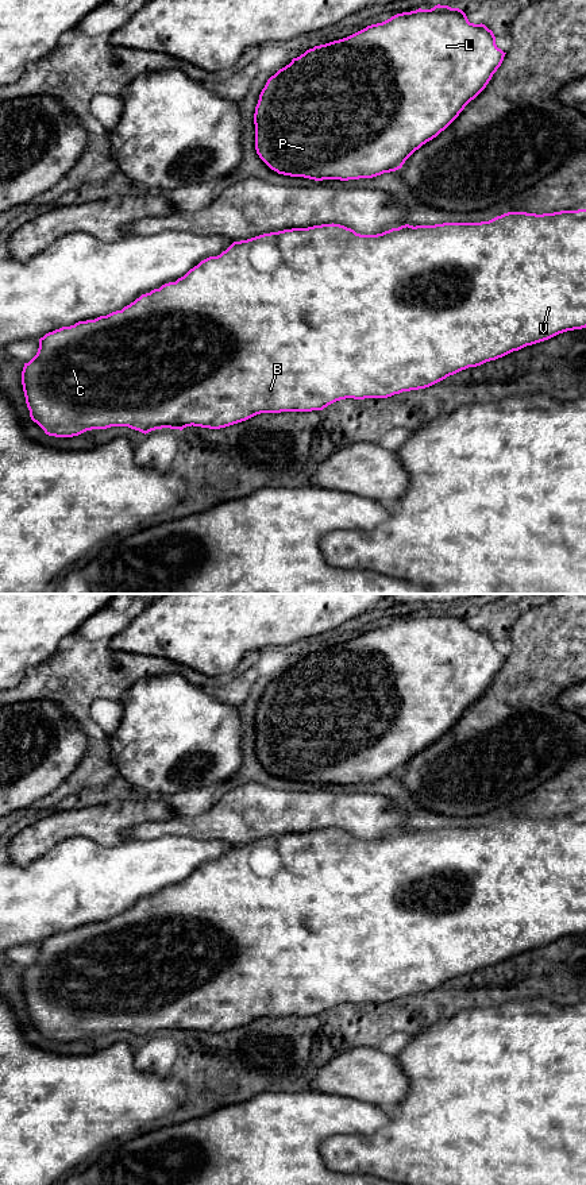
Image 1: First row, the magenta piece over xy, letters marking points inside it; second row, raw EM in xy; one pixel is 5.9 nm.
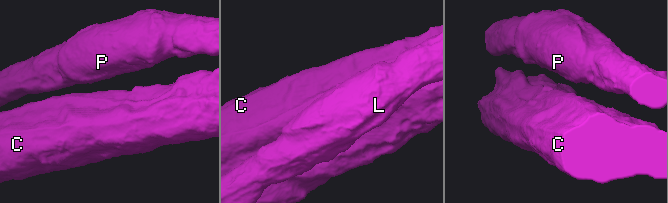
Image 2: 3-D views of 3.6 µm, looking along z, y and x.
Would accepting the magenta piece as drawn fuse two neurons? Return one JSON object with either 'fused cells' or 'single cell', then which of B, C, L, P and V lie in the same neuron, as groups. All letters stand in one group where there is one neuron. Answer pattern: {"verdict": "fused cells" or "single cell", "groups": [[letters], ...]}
{"verdict": "single cell", "groups": [["B", "C", "L", "P", "V"]]}

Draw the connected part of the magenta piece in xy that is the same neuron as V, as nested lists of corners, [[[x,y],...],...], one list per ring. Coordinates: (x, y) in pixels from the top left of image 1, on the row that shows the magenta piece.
[[[586,209],[543,215],[508,212],[481,223],[405,224],[377,235],[361,235],[332,223],[234,242],[220,255],[201,260],[176,282],[142,294],[122,310],[46,333],[39,339],[36,355],[24,363],[22,385],[31,420],[49,436],[73,437],[111,426],[128,426],[144,435],[162,428],[182,431],[192,425],[220,429],[261,413],[323,410],[346,398],[388,398],[425,389],[469,367],[582,328],[586,328]]]

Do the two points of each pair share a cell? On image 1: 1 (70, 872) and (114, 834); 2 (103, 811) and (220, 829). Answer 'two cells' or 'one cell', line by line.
1: two cells
2: two cells

